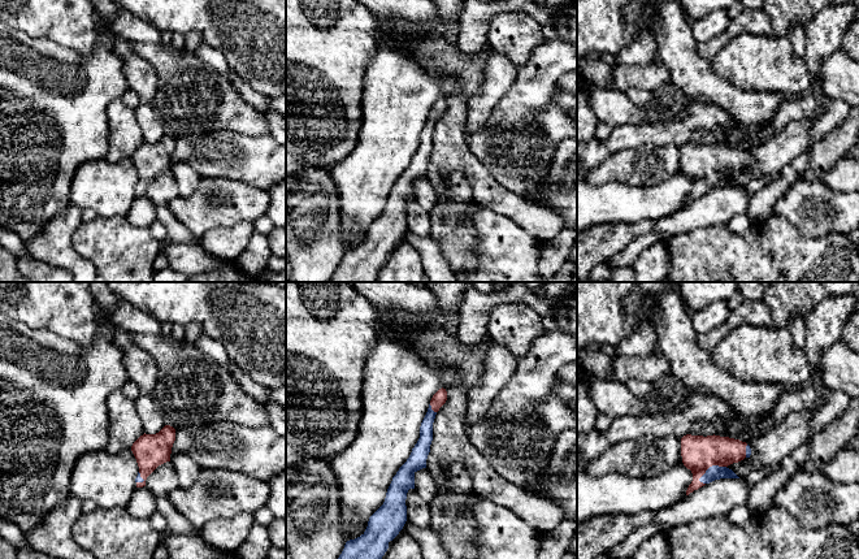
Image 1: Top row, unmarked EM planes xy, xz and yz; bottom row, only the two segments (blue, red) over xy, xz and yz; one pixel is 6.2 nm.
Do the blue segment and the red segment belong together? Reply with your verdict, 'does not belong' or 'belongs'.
belongs

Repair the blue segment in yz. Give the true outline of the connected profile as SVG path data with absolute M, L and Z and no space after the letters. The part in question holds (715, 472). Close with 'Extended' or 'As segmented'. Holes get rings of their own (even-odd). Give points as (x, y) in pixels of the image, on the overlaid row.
M691 436L681 438L684 465L691 471L693 481L686 495L720 478L739 478L728 467L750 458L751 448L746 442L720 436Z. Extended

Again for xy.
M165 425L156 434L143 434L131 446L139 472L136 488L146 486L147 477L161 464L170 462L172 447L175 441L175 429Z. Extended

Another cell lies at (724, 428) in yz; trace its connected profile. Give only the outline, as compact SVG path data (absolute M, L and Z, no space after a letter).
M758 416L738 417L736 420L716 419L712 422L697 421L691 436L720 436L739 439L749 443L752 438L763 436L773 429L775 425L767 425Z

